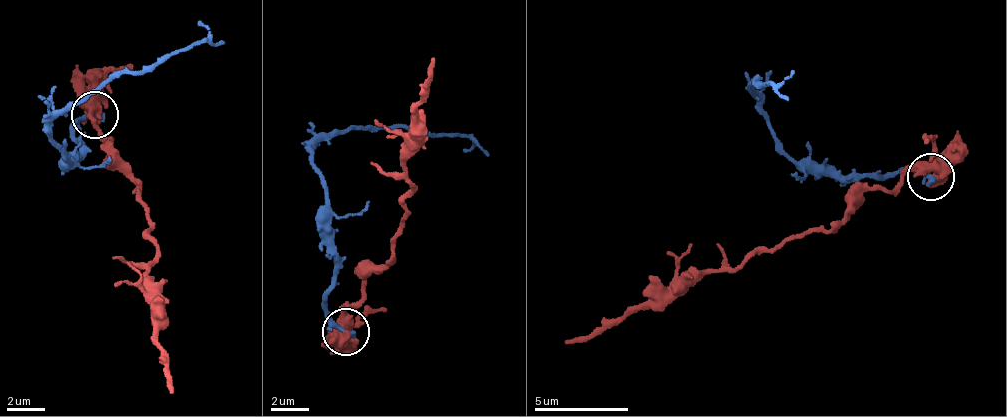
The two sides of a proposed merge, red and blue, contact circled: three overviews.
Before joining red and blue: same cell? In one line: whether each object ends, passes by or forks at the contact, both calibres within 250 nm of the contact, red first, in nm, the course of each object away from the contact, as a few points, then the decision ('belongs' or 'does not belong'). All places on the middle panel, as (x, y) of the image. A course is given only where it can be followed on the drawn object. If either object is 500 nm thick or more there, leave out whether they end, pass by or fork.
600 nm thick on the red side, 240 nm on the other; red runs (346, 332), (360, 278), (391, 261), (391, 235), (413, 186), (403, 135), (433, 58); blue runs (347, 330), (328, 314), (332, 215), (312, 152), (356, 128), (409, 126), (471, 142), (462, 149); does not belong

